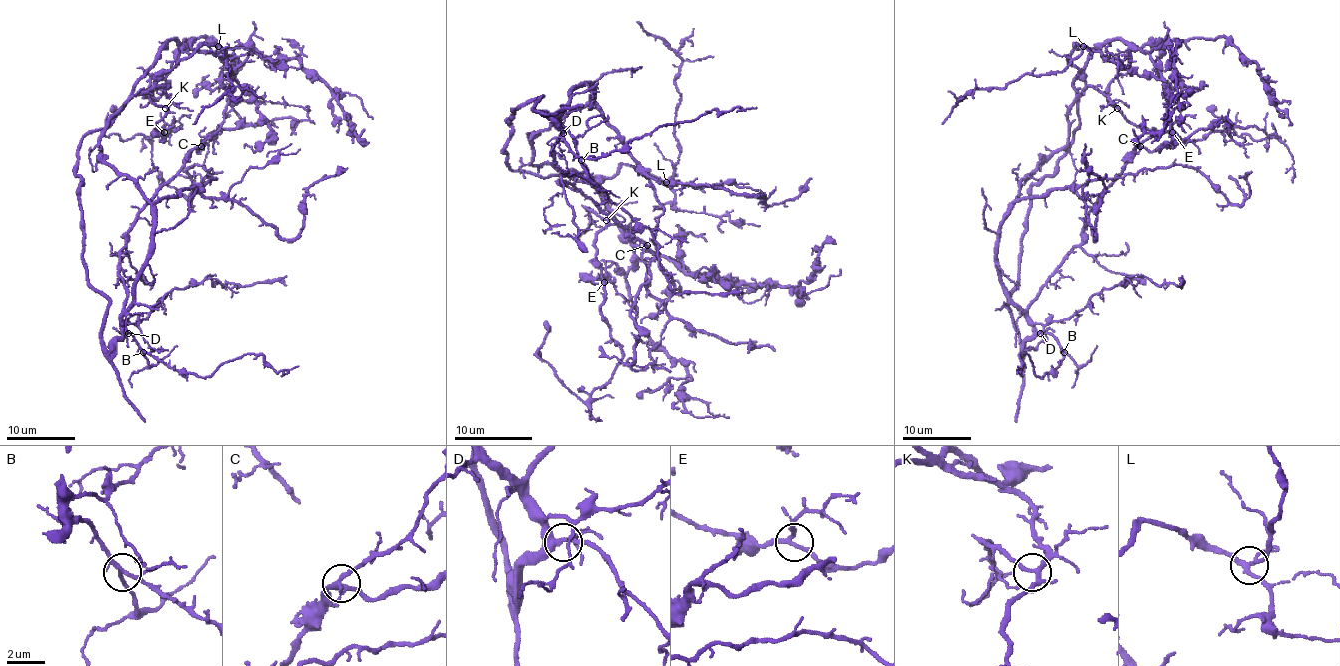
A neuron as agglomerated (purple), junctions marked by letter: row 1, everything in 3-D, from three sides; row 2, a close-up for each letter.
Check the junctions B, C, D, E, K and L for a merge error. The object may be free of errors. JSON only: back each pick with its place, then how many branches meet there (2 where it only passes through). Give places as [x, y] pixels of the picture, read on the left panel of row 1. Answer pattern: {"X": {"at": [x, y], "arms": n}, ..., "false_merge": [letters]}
{"false_merge": []}

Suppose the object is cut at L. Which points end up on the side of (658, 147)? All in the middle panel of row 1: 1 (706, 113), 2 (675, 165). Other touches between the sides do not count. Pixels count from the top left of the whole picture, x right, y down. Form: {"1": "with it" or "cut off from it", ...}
{"1": "cut off from it", "2": "with it"}

